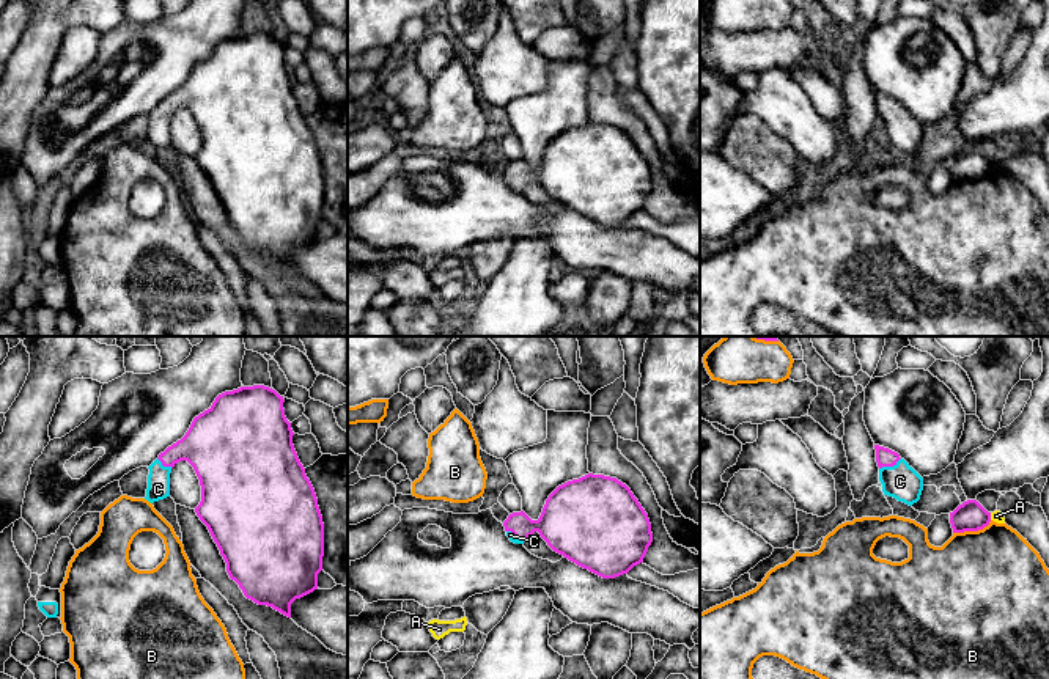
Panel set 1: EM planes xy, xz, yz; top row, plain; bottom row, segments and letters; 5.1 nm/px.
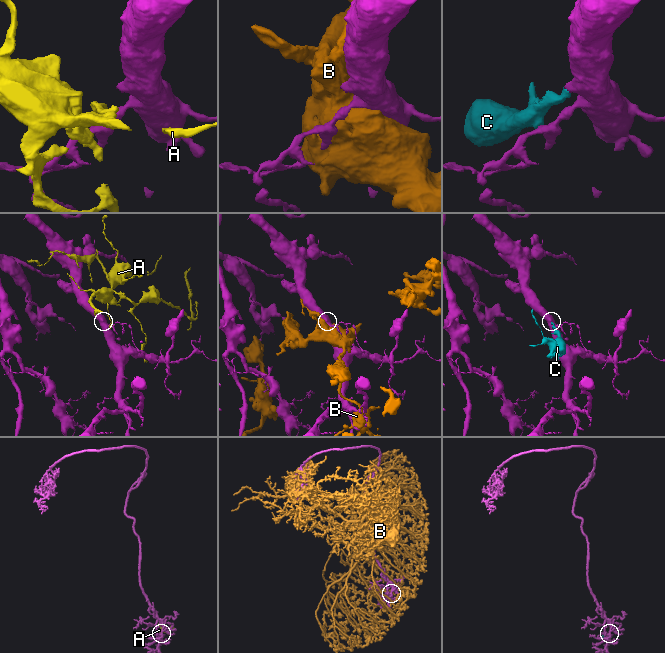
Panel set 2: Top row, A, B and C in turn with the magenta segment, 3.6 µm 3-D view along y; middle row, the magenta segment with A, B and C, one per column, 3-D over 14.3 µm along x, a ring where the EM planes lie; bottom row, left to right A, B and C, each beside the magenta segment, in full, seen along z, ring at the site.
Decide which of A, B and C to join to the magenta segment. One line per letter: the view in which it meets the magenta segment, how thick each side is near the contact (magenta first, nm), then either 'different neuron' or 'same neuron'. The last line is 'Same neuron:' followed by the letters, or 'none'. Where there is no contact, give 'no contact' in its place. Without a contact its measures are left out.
A: yz | 160/60 nm | different neuron
B: yz | 160/500 nm | different neuron
C: yz | 100/180 nm | same neuron
Same neuron: C

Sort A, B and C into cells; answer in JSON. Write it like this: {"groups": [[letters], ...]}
{"groups": [["A"], ["B"], ["C"]]}

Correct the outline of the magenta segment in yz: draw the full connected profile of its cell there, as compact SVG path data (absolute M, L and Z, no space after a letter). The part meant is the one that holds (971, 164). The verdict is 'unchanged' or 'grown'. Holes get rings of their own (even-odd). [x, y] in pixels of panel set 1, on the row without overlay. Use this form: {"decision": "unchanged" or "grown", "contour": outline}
{"decision": "unchanged", "contour": "M967 148L950 160L953 181L978 179L988 174L991 160L988 160L977 148Z"}

